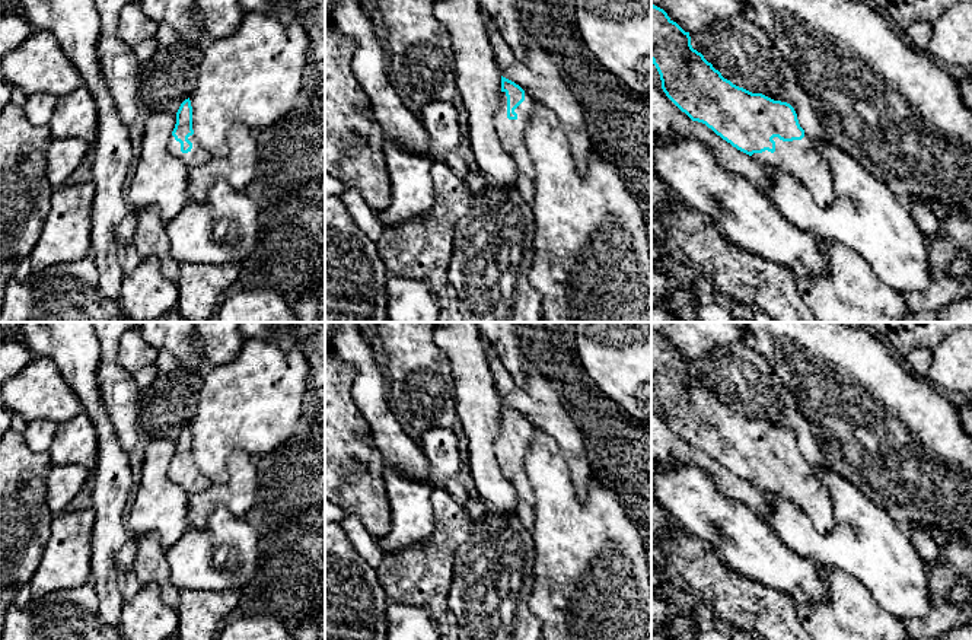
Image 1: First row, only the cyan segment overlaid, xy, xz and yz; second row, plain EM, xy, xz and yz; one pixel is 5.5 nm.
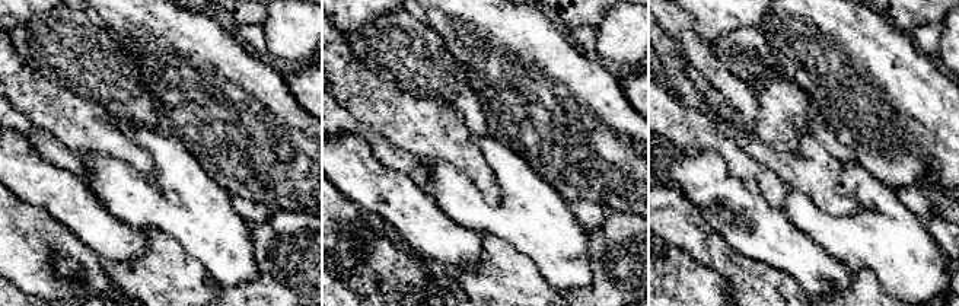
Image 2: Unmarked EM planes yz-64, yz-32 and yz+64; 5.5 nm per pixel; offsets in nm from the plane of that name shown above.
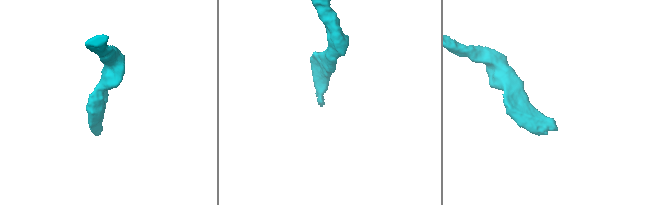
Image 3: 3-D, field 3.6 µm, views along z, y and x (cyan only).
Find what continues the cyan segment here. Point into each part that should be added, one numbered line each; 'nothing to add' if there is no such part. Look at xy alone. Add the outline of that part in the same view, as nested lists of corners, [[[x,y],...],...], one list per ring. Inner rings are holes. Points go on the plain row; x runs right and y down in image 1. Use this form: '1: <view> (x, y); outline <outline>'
1: xy (198, 481); outline [[[192,461],[188,464],[188,467],[192,469],[192,475],[188,480],[181,478],[181,469],[175,467],[173,462],[171,462],[168,468],[169,478],[181,485],[188,494],[195,494],[200,491],[207,490],[213,483],[200,471],[197,464]]]

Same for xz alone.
1: xz (510, 458); outline [[[501,418],[501,430],[495,439],[494,452],[504,478],[514,487],[519,499],[533,507],[535,497],[525,469],[525,458],[535,434],[533,426],[525,420],[525,427],[514,436],[516,446],[507,445],[507,423]]]

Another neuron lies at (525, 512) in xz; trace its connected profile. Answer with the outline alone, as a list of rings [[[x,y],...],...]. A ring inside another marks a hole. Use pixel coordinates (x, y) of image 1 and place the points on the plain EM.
[[[519,499],[517,513],[526,528],[532,529],[535,523],[535,515],[529,504]]]

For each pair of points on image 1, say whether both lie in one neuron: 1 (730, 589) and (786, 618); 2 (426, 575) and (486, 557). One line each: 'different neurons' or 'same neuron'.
1: same neuron
2: different neurons

